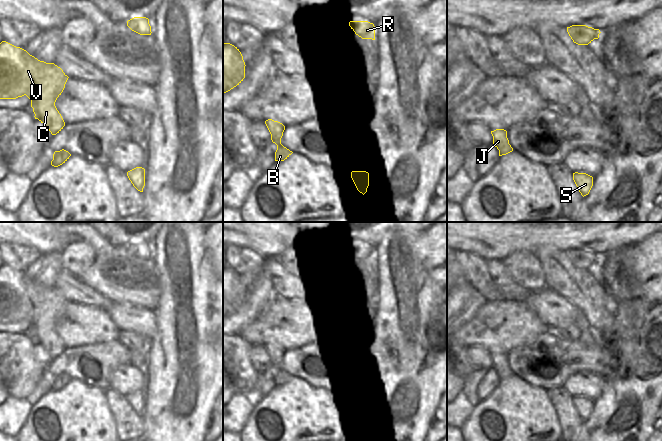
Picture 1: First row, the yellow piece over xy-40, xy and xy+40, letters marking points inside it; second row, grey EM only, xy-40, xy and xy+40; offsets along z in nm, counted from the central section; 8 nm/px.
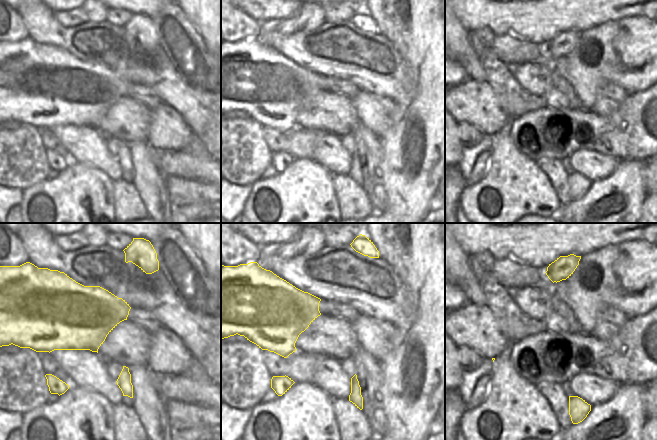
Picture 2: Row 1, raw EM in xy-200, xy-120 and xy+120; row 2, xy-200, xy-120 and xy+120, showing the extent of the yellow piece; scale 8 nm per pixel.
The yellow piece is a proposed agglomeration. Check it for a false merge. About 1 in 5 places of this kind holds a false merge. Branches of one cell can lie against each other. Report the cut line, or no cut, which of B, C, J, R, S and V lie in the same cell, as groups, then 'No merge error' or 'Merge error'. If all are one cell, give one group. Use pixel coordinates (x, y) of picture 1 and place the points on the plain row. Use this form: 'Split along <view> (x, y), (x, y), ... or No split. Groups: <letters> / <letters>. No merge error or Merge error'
No split. Groups: B C J R S V. No merge error.

